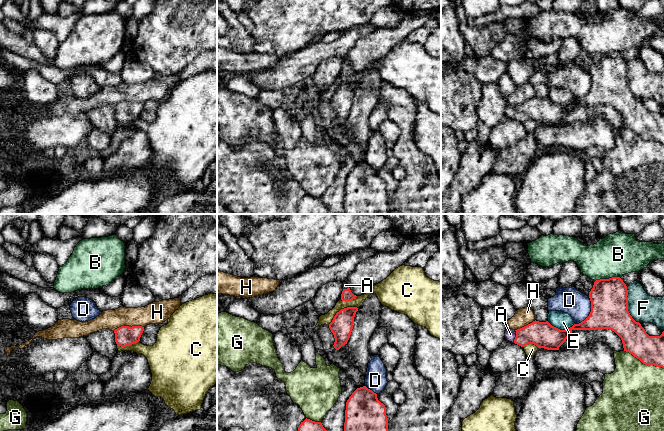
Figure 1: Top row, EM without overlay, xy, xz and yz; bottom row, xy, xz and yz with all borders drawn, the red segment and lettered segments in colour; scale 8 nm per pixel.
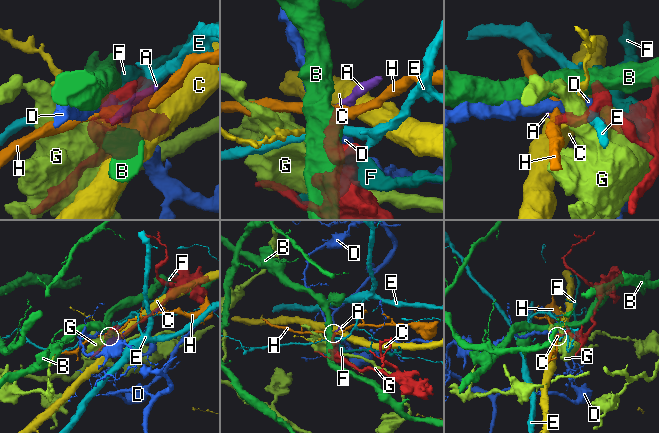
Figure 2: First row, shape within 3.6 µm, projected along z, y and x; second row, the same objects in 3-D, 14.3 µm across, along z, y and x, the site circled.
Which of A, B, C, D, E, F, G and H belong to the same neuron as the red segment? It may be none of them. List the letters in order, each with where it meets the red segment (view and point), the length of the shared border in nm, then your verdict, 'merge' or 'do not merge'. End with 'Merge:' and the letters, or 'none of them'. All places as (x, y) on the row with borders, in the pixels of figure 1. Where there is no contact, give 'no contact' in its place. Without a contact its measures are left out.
A: meets red in yz at (516, 336); contact 110 nm long; merge
B: meets red in yz at (607, 279); contact 220 nm long; do not merge
C: meets red in xz at (341, 309); contact 280 nm long; do not merge
D: meets red in yz at (590, 312); contact 260 nm long; do not merge
E: meets red in yz at (561, 330); contact 220 nm long; do not merge
F: meets red in yz at (627, 305); contact 320 nm long; do not merge
G: meets red in yz at (643, 363); contact 360 nm long; do not merge
H: meets red in xy at (128, 326); contact 260 nm long; do not merge
Merge: A

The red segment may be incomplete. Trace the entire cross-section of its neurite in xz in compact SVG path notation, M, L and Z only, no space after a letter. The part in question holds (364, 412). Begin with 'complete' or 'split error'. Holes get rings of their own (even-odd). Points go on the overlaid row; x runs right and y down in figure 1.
complete; M366 386L357 388L346 402L344 431L388 431L386 407Z

